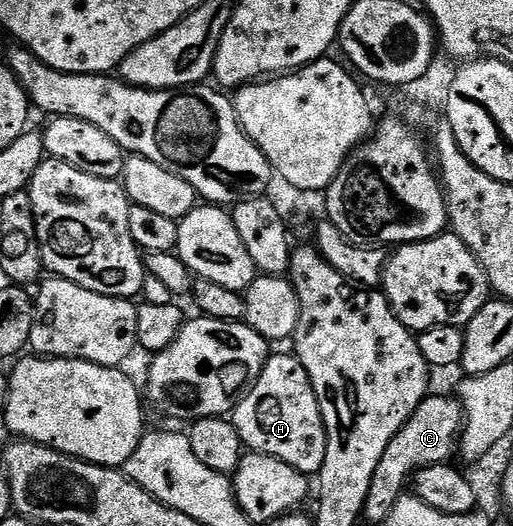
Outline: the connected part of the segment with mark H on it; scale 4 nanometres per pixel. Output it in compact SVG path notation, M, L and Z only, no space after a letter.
M272 354L268 358L259 378L240 398L233 412L233 422L244 448L277 457L308 477L318 476L325 461L327 430L309 373L305 373L294 354Z

